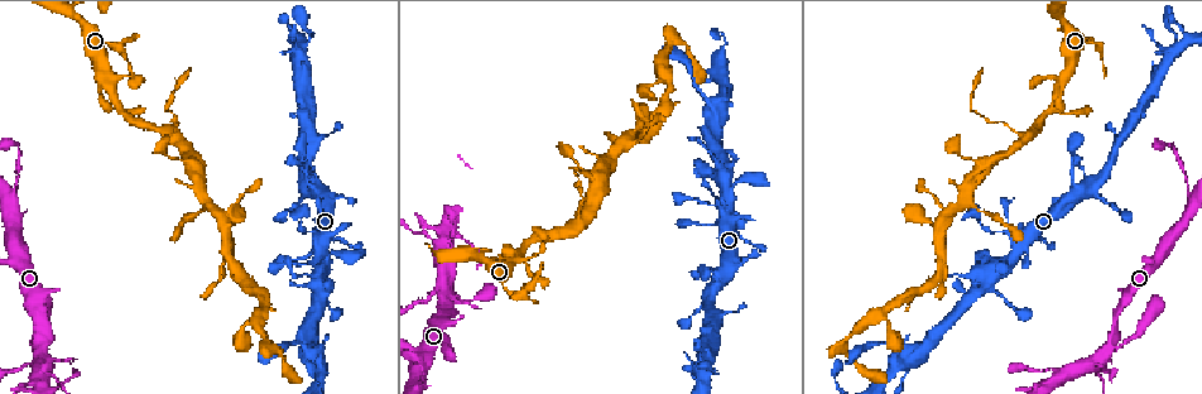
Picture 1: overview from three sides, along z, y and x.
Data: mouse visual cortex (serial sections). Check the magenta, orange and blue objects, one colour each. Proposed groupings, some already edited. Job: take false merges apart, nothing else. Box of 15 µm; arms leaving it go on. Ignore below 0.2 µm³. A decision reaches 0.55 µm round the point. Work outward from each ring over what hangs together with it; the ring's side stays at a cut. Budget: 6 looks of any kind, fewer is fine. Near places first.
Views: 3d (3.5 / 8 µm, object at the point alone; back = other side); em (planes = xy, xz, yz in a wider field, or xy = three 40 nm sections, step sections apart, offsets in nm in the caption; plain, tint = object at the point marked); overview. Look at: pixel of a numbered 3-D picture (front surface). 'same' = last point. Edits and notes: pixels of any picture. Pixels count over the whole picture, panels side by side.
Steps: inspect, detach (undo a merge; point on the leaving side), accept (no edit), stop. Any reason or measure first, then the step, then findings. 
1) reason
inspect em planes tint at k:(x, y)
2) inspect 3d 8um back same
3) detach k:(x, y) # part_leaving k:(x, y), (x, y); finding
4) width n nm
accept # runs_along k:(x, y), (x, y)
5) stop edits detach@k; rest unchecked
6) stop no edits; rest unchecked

arms part here
inspect 3d 3.5um at 1:(627, 136)

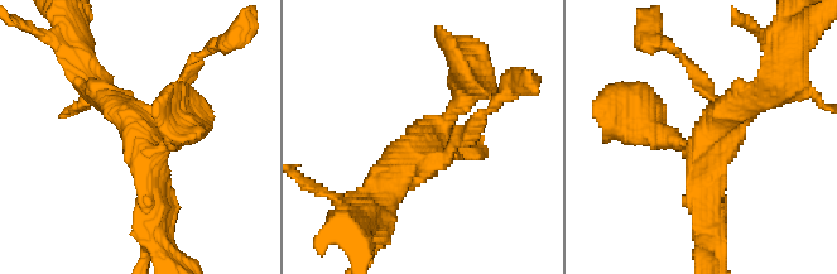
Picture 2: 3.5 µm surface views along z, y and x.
shape alone is not enough
inspect em xy step 5 tint at 2:(150, 155)

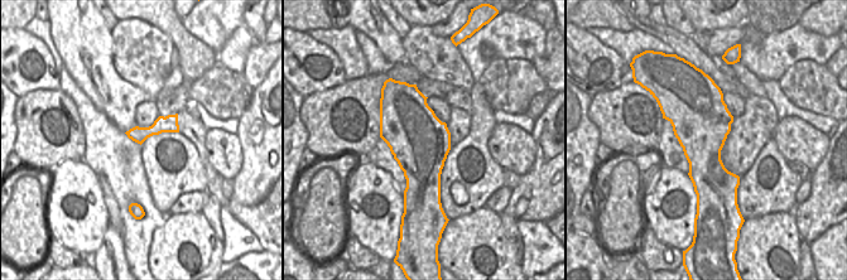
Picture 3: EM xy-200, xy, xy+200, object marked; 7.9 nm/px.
accept # runs_along 3:(174, 117), (153, 130), (130, 134); continuous, no second cell

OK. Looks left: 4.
inspect 3d 3.5um at 1:(903, 352)

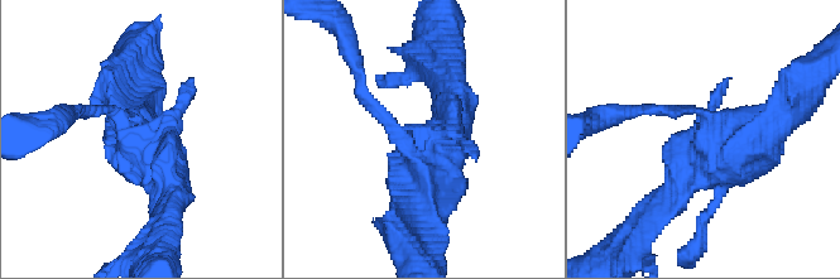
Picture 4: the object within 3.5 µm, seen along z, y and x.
accept # runs_along 4:(788, 112), (663, 205); one cell here

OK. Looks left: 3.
four arms meet
inspect 3d 3.5um at 1:(442, 295)

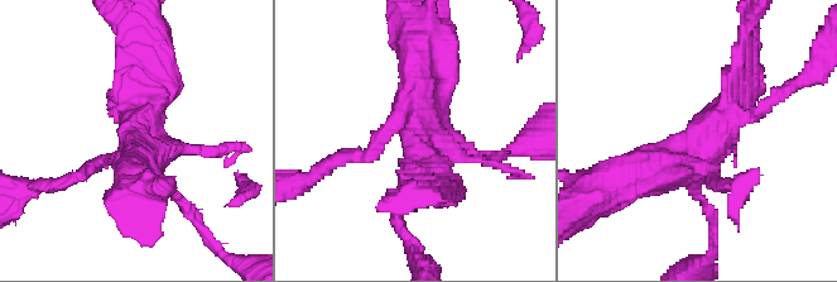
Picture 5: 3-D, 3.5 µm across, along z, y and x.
inspect em xy step 1 tint at 5:(705, 151)

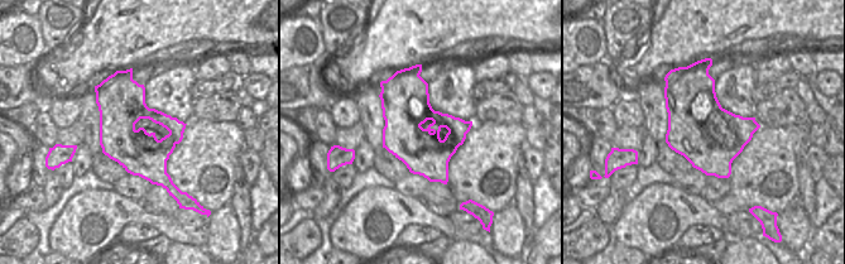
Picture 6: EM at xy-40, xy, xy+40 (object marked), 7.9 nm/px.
width 500 nm
accept # runs_along 6:(119, 73), (119, 134), (171, 188); one cell here

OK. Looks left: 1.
stop no edits; rest unchecked

